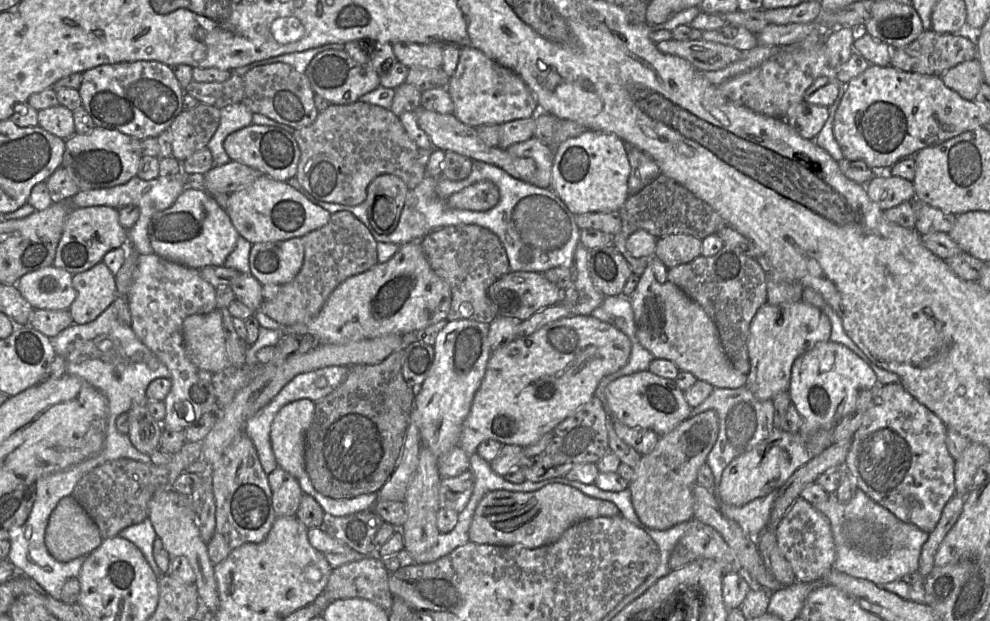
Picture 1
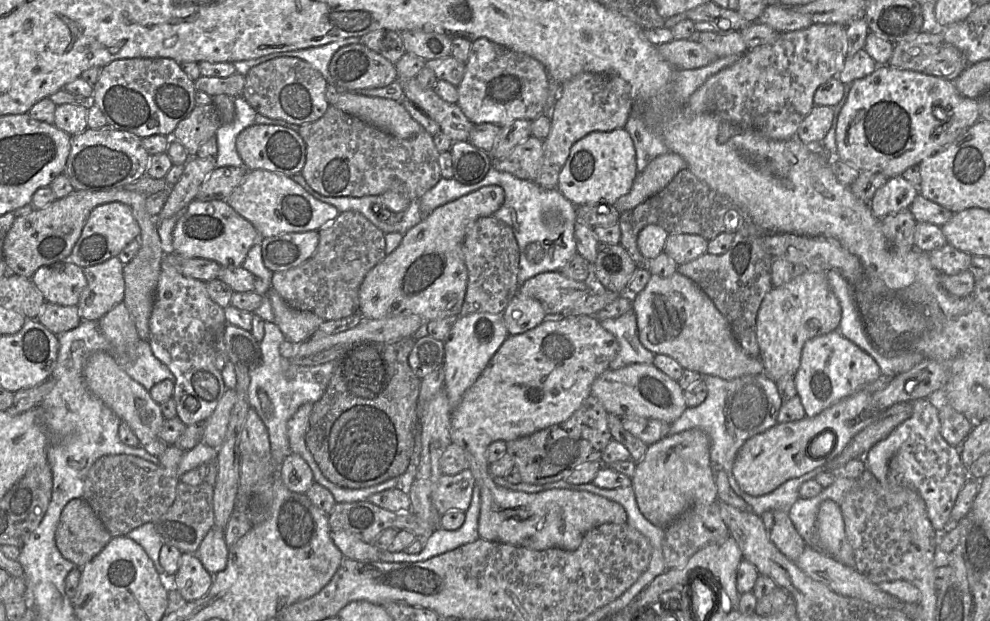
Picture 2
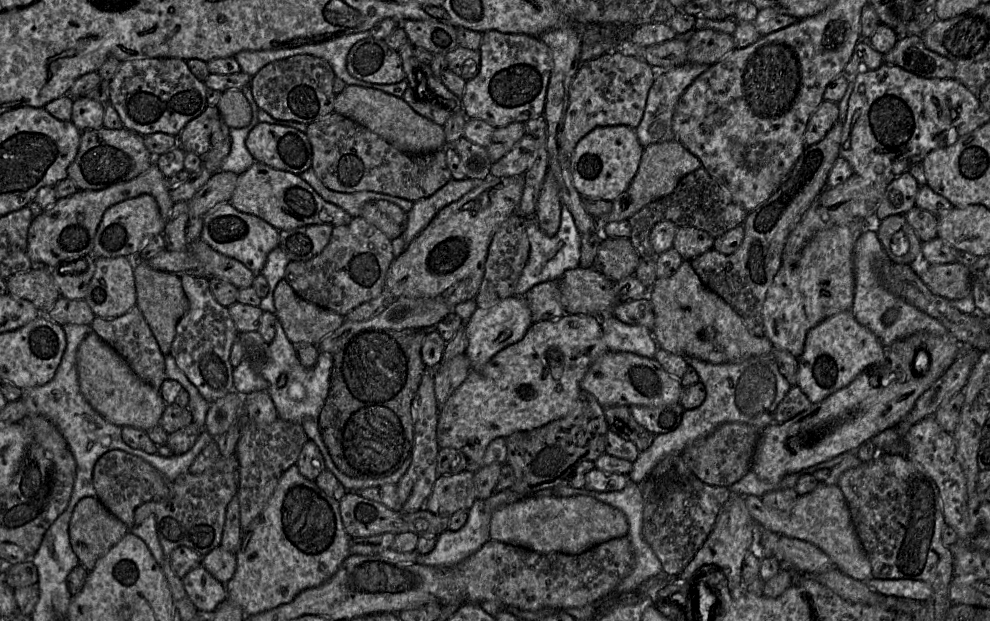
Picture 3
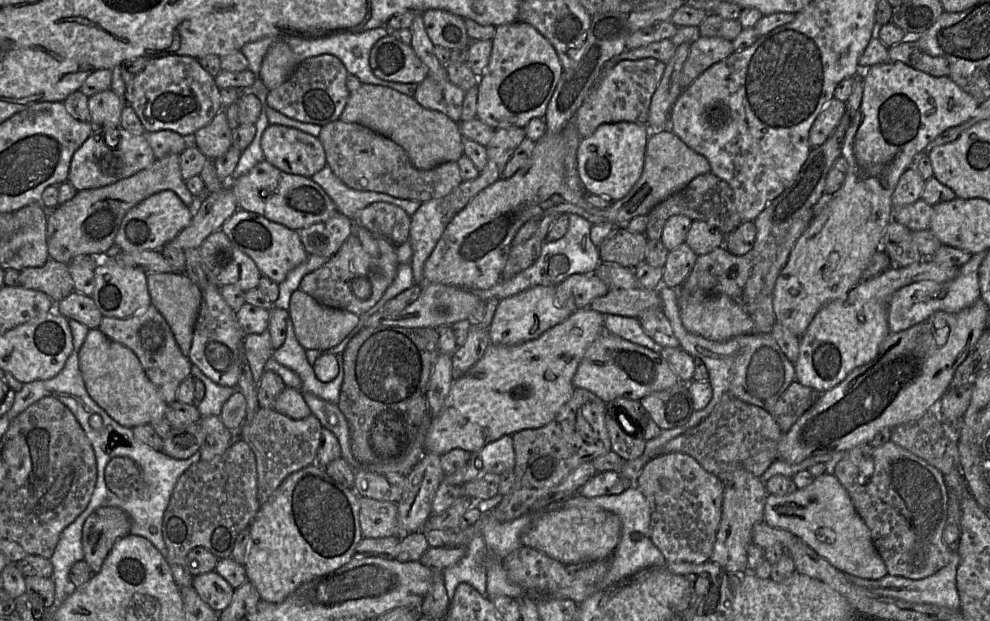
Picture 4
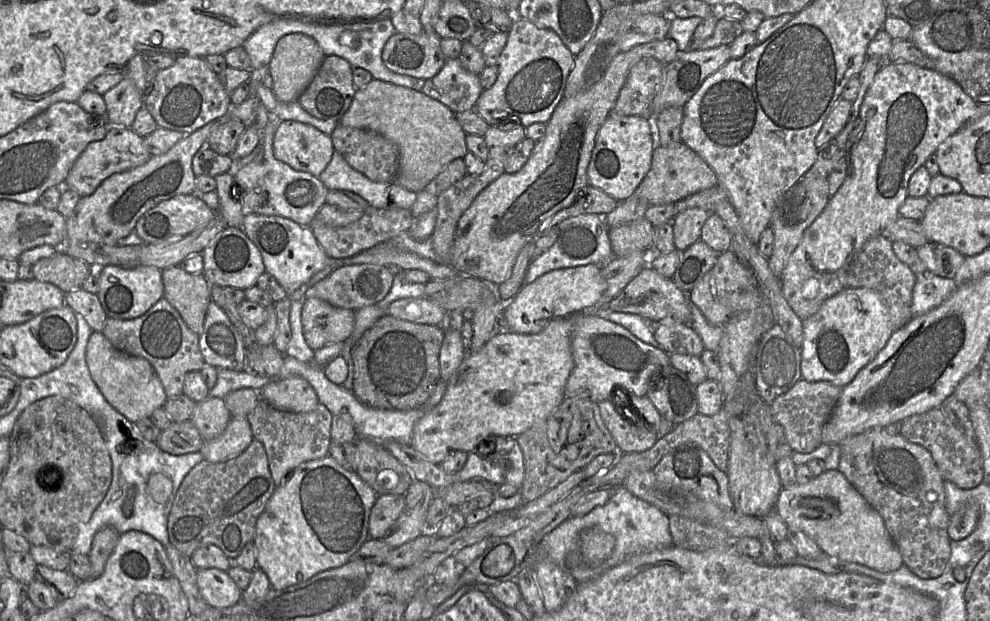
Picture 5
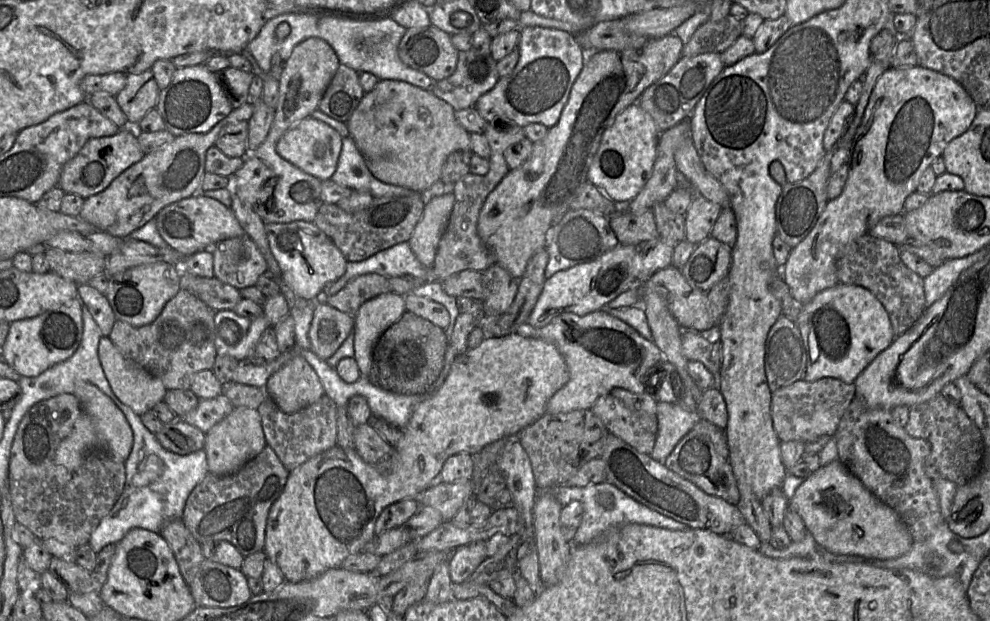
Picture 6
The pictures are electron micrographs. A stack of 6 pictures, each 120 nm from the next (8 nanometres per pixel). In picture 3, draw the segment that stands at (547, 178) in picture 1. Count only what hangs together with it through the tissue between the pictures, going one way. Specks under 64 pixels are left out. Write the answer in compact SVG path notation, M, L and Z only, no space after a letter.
M525 134L506 155L491 164L490 175L509 177L524 174L532 164L536 147L537 139Z

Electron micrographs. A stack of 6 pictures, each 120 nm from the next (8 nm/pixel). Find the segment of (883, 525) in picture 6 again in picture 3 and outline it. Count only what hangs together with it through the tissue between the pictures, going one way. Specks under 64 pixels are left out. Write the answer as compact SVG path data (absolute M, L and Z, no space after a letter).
M819 482L811 492L798 495L793 507L785 511L765 506L762 497L755 495L746 495L744 500L751 517L764 530L817 546L830 557L835 568L855 580L864 582L872 578L871 563L856 533L844 494L837 484Z

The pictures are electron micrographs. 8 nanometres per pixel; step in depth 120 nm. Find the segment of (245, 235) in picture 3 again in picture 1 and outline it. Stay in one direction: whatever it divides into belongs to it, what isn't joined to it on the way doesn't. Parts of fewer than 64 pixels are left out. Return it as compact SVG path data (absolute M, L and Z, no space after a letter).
M197 184L186 186L172 206L153 215L149 223L148 234L155 254L196 270L209 265L224 265L240 236L226 210L215 201L212 195Z

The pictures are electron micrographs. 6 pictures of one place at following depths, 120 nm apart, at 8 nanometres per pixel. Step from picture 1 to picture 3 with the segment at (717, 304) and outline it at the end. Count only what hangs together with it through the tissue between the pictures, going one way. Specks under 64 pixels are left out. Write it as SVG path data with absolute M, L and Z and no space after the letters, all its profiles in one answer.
M844 120L836 121L822 140L806 146L777 191L757 208L748 212L743 223L743 241L734 253L725 255L711 249L691 260L691 265L702 283L722 297L742 318L747 329L756 336L764 335L762 307L768 288L781 266L786 239L826 188L829 173L840 157L844 124Z

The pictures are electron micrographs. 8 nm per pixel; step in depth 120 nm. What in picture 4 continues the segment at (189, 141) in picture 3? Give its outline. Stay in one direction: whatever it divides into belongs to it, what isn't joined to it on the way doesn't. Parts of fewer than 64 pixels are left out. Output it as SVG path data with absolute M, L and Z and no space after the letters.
M220 111L204 127L191 137L191 143L208 159L223 156L232 147L232 129L229 127L225 111Z

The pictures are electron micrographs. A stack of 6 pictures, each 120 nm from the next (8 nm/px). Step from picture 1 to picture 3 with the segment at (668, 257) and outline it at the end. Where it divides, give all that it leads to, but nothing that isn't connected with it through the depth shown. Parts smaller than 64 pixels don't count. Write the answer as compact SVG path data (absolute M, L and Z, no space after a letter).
M679 227L673 241L673 247L684 260L692 260L700 254L713 249L715 237L699 228Z

